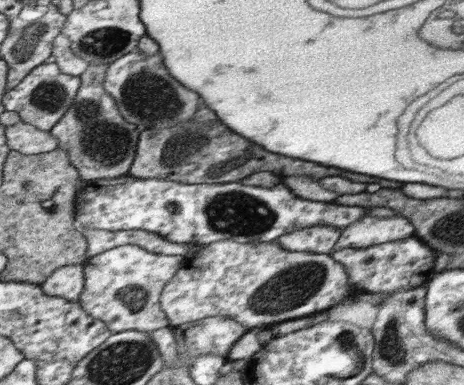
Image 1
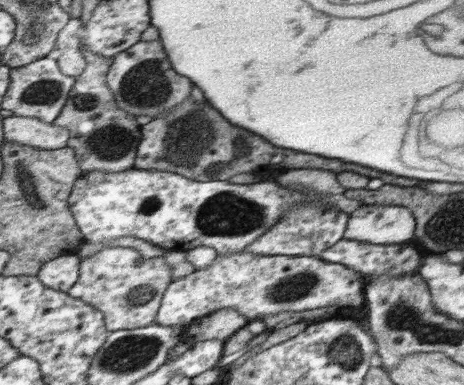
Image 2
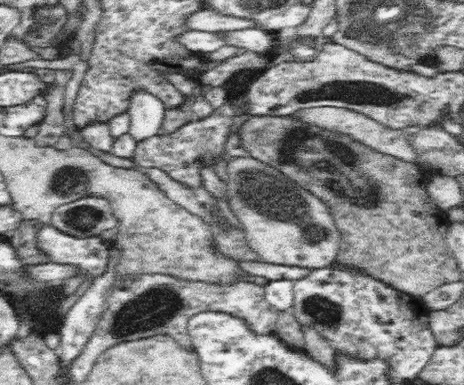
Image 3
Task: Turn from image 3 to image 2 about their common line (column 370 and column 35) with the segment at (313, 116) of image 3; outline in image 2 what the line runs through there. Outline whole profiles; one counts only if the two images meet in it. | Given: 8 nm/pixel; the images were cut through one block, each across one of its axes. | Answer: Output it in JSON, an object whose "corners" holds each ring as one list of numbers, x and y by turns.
{"corners":[[21,116,5,118,3,132,7,142,45,152,67,148,71,140,71,132,67,128,59,128,53,122,39,122,35,118,21,118]]}

